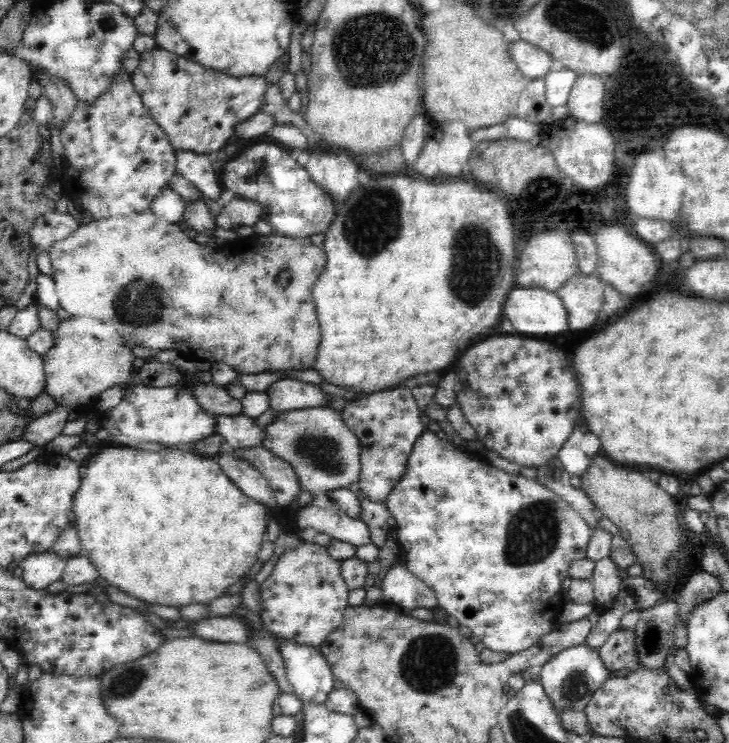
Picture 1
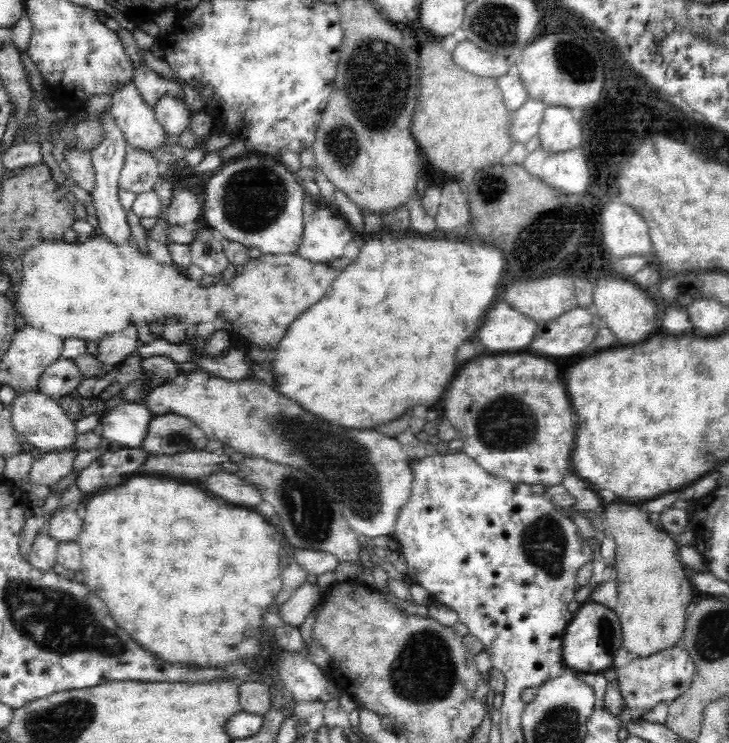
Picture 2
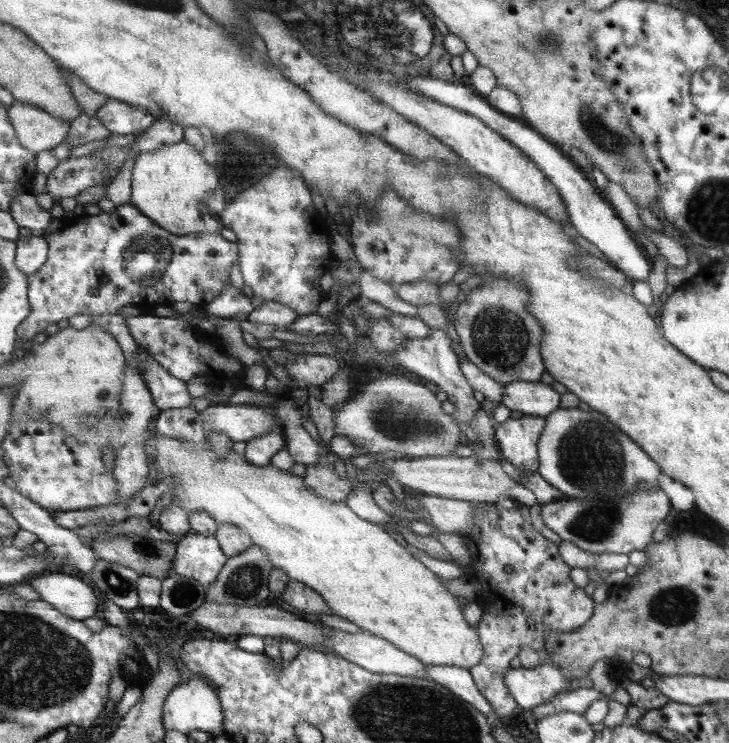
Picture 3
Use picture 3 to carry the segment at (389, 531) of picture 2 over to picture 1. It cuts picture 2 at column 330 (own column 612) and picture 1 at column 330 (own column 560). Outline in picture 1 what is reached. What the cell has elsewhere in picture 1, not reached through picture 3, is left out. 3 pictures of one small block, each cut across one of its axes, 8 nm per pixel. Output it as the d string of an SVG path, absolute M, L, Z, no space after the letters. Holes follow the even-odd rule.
M328 406L275 411L270 423L270 434L264 436L264 442L260 446L265 450L272 450L272 454L293 467L295 474L299 476L300 492L316 496L340 488L358 488L362 466L360 441L347 427L341 413Z

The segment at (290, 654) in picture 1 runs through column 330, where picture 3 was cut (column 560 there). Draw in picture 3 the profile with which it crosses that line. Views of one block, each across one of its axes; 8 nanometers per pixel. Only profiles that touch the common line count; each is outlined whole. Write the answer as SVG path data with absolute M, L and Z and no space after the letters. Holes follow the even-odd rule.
M548 657L531 669L522 666L509 668L503 677L507 690L523 710L537 708L551 697L567 692L567 682L574 679L562 674L561 666L548 660Z

